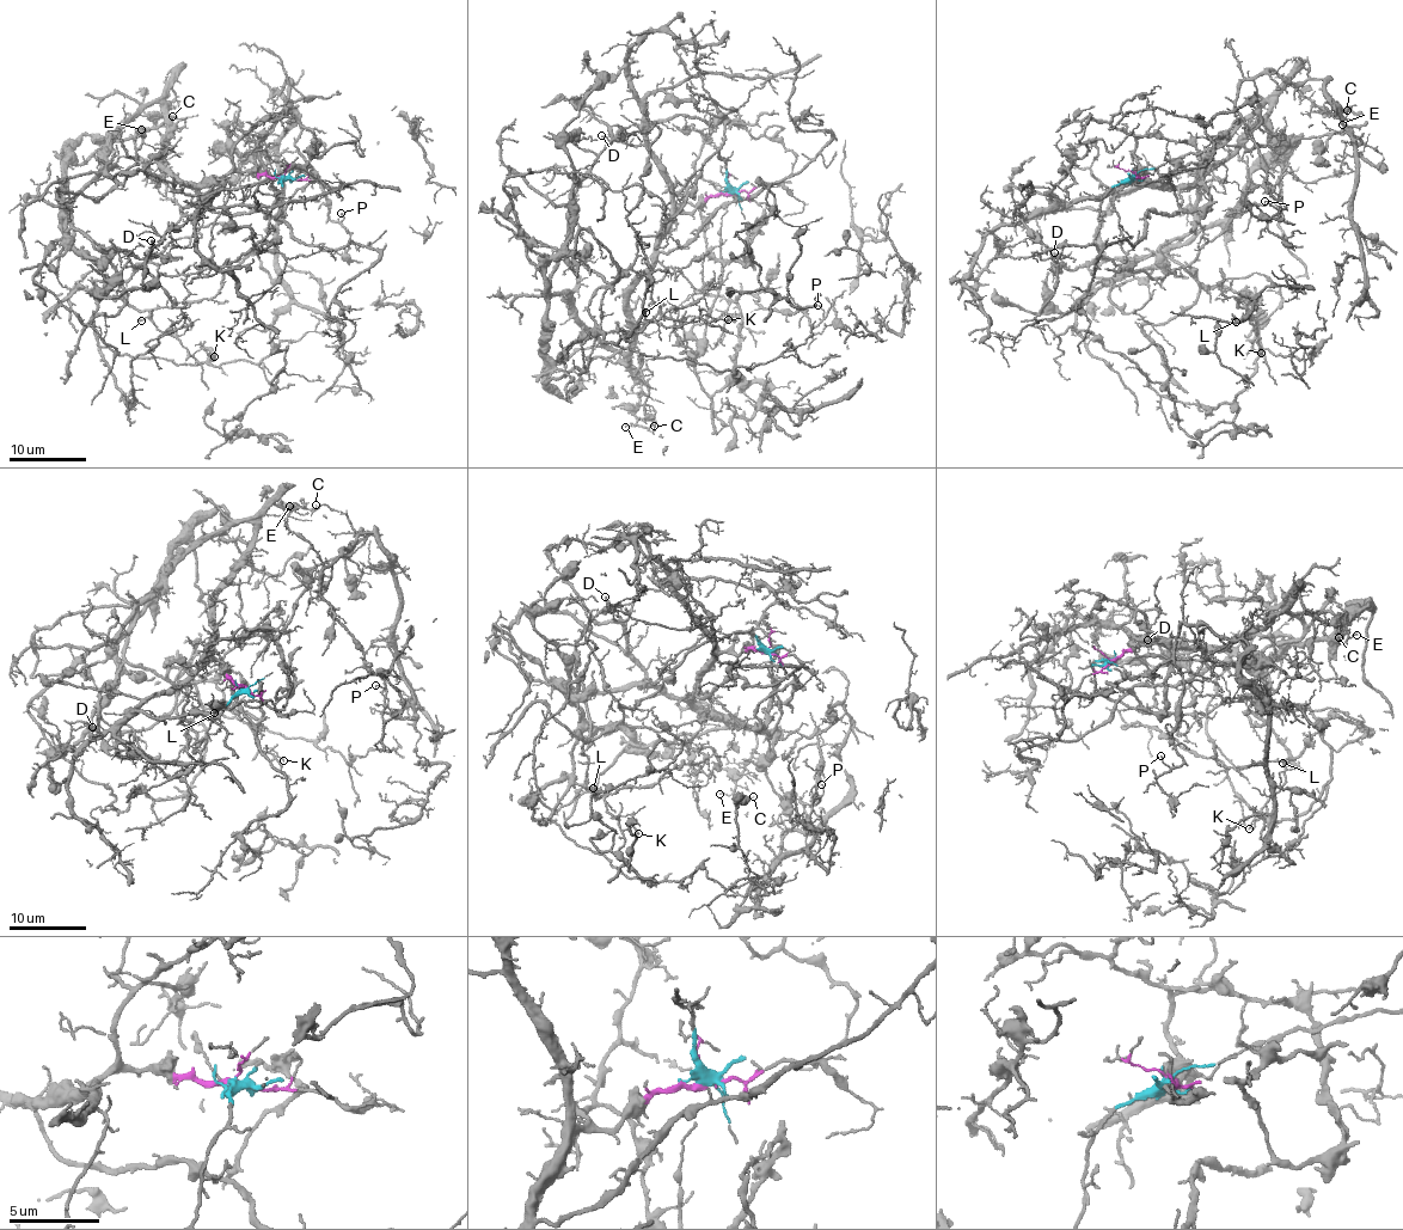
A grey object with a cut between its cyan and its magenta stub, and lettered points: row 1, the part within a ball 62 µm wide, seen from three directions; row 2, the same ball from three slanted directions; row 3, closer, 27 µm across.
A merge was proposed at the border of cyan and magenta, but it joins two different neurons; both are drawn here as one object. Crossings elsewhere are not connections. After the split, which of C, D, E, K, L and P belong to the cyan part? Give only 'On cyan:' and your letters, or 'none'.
On cyan: K, L

